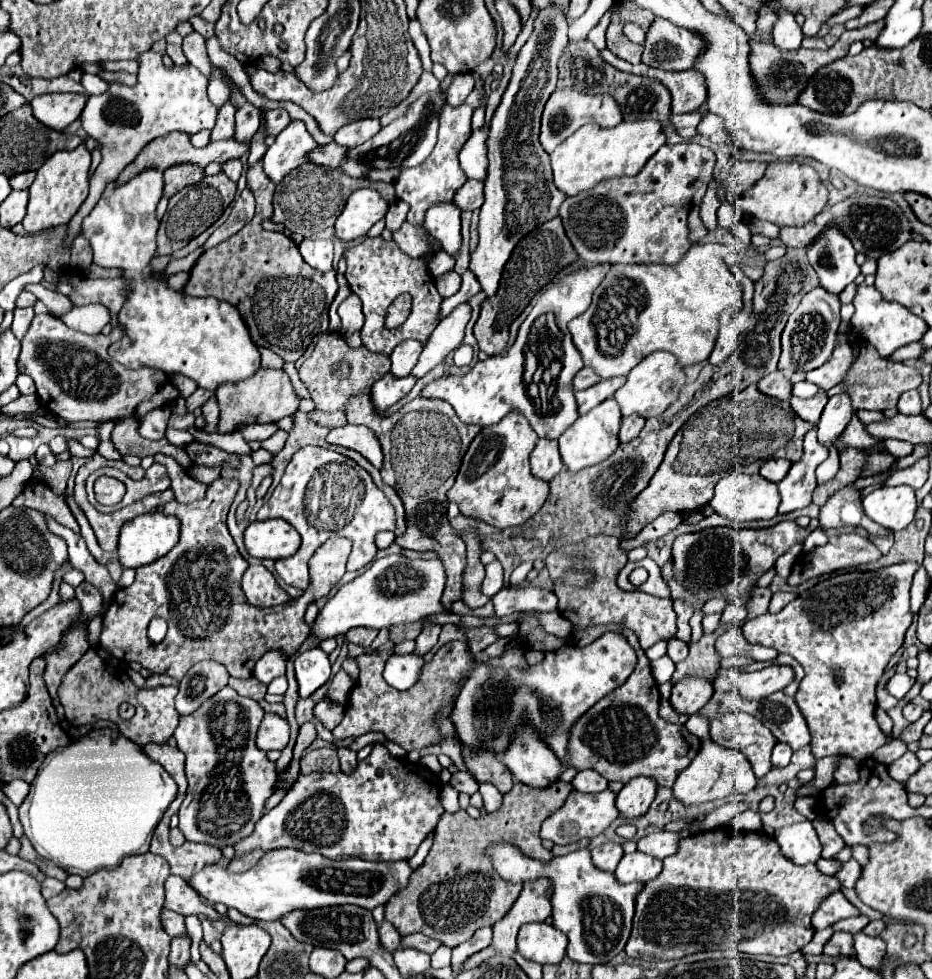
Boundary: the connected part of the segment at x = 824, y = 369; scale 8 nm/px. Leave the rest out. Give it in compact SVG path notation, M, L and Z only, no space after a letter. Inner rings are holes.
M848 341L840 343L840 345L836 345L830 361L826 361L822 367L806 373L806 381L810 381L810 383L818 385L820 389L828 391L834 385L844 381L844 377L850 371L852 363L854 363L854 349L852 349L852 345Z

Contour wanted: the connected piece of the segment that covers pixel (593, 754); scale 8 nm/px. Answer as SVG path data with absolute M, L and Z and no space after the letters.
M610 623L610 625L574 629L572 637L576 645L588 645L590 641L596 641L602 633L608 631L616 631L626 637L630 647L638 655L638 665L632 677L628 677L626 685L608 693L592 709L588 709L582 719L578 719L570 735L570 753L566 755L566 761L570 761L578 769L594 769L600 775L604 775L608 781L628 783L638 775L648 775L654 777L658 785L672 787L678 773L684 771L696 757L700 749L700 739L692 735L684 725L668 723L658 715L658 703L660 703L658 685L650 673L650 661L644 649L640 647L636 633L632 633L624 625Z

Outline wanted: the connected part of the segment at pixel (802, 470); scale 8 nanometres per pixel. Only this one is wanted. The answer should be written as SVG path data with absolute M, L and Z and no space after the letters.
M817 425L804 437L804 455L796 461L788 475L778 483L780 489L780 513L790 513L802 507L808 507L812 501L812 491L816 487L816 467L830 455L830 449L820 445L817 439Z

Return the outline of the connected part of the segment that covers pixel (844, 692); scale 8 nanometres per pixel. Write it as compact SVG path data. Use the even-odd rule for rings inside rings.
M908 561L876 571L840 573L818 581L780 613L764 613L744 623L748 643L788 653L804 667L806 675L794 699L810 729L814 759L848 755L862 763L886 743L874 719L876 683L912 623L910 585L916 569Z

